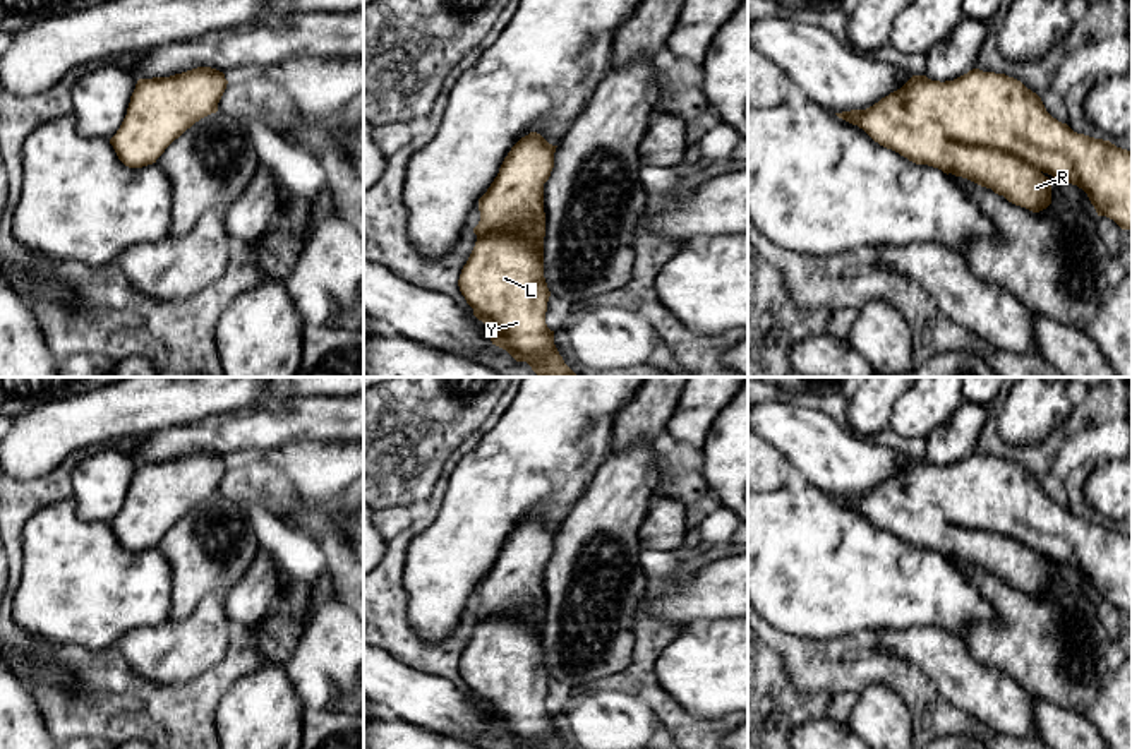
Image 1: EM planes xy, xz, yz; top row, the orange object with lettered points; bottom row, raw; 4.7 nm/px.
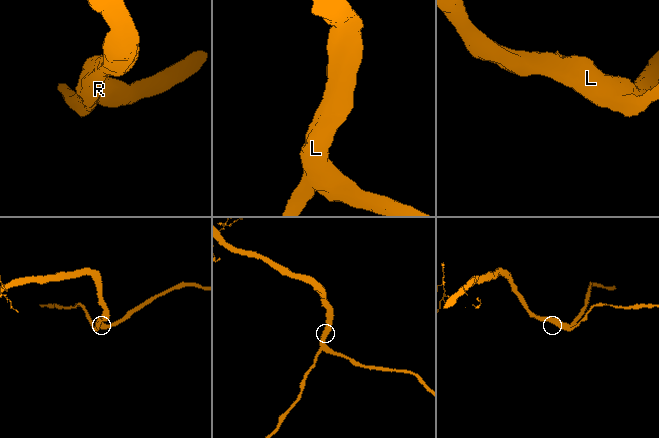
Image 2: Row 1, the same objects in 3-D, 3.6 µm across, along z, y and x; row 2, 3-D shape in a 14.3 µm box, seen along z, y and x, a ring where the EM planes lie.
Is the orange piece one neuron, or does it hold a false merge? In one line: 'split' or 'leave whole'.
leave whole

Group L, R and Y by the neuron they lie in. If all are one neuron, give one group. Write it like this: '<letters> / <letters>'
L R Y

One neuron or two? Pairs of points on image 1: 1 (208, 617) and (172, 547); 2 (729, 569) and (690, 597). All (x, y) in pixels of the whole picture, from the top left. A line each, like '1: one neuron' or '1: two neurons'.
1: one neuron
2: one neuron

